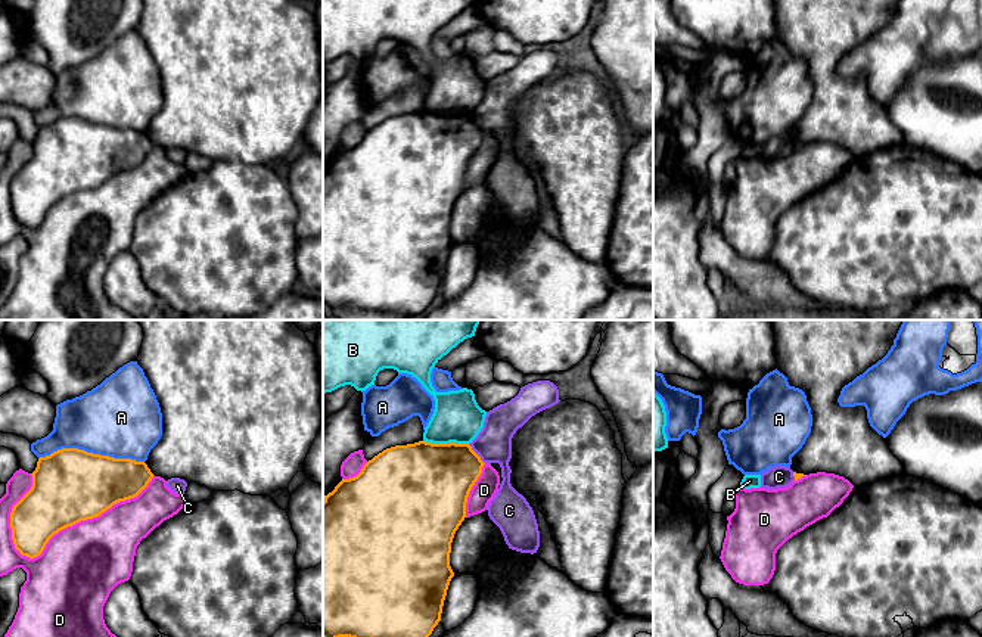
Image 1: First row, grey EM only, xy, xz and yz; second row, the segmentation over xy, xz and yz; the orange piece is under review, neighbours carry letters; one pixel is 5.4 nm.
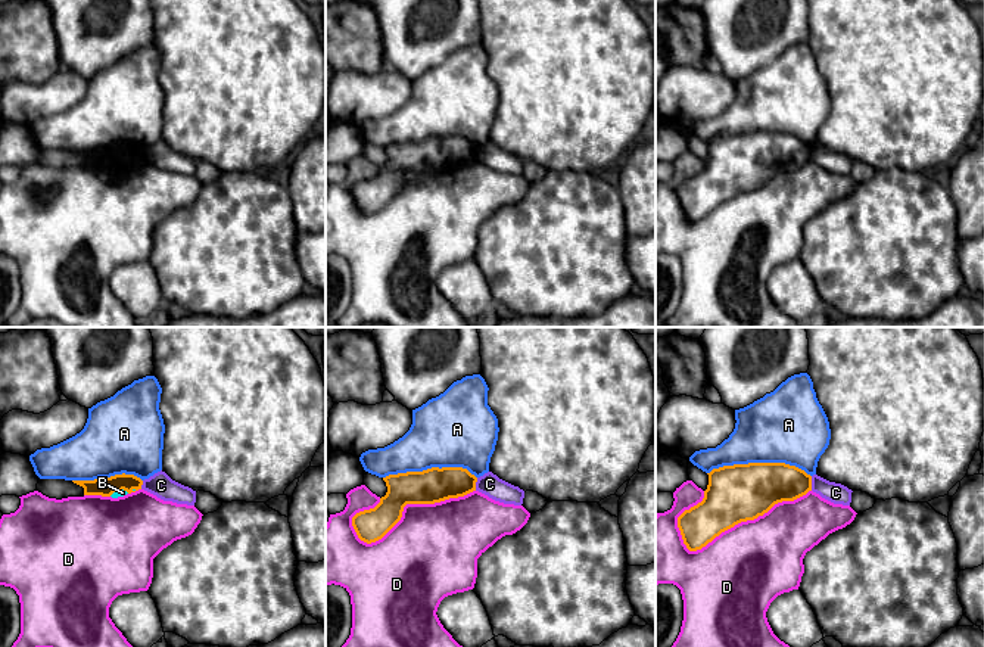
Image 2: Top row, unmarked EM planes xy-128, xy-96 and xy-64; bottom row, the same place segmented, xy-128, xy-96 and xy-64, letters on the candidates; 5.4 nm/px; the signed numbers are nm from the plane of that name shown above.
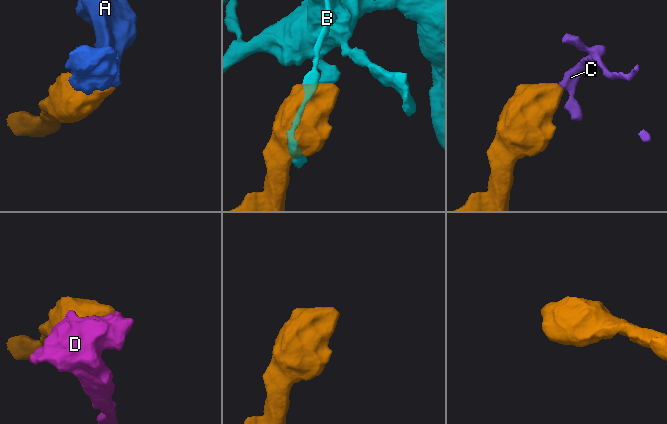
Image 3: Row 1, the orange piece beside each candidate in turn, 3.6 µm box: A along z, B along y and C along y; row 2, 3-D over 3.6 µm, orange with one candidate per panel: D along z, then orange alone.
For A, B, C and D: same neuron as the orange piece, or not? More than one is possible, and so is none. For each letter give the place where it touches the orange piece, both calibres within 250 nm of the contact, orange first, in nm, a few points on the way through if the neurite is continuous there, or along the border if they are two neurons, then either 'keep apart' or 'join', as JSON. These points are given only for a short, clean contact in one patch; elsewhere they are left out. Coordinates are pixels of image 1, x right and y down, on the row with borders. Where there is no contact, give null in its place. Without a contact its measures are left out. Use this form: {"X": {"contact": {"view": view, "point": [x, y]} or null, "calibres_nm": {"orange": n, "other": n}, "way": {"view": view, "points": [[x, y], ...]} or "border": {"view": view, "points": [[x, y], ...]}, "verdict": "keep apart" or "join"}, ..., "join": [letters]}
{"A": {"contact": {"view": "xy", "point": [92, 453]}, "calibres_nm": {"orange": 400, "other": 440}, "verdict": "keep apart"}, "B": {"contact": {"view": "xz", "point": [446, 444]}, "calibres_nm": {"orange": 460, "other": 260}, "verdict": "keep apart"}, "C": {"contact": {"view": "xz", "point": [476, 454]}, "calibres_nm": {"orange": 380, "other": 200}, "border": {"view": "xz", "points": [[468, 444], [484, 463]]}, "verdict": "keep apart"}, "D": {"contact": {"view": "xy", "point": [83, 519]}, "calibres_nm": {"orange": 400, "other": 440}, "verdict": "keep apart"}, "join": []}

